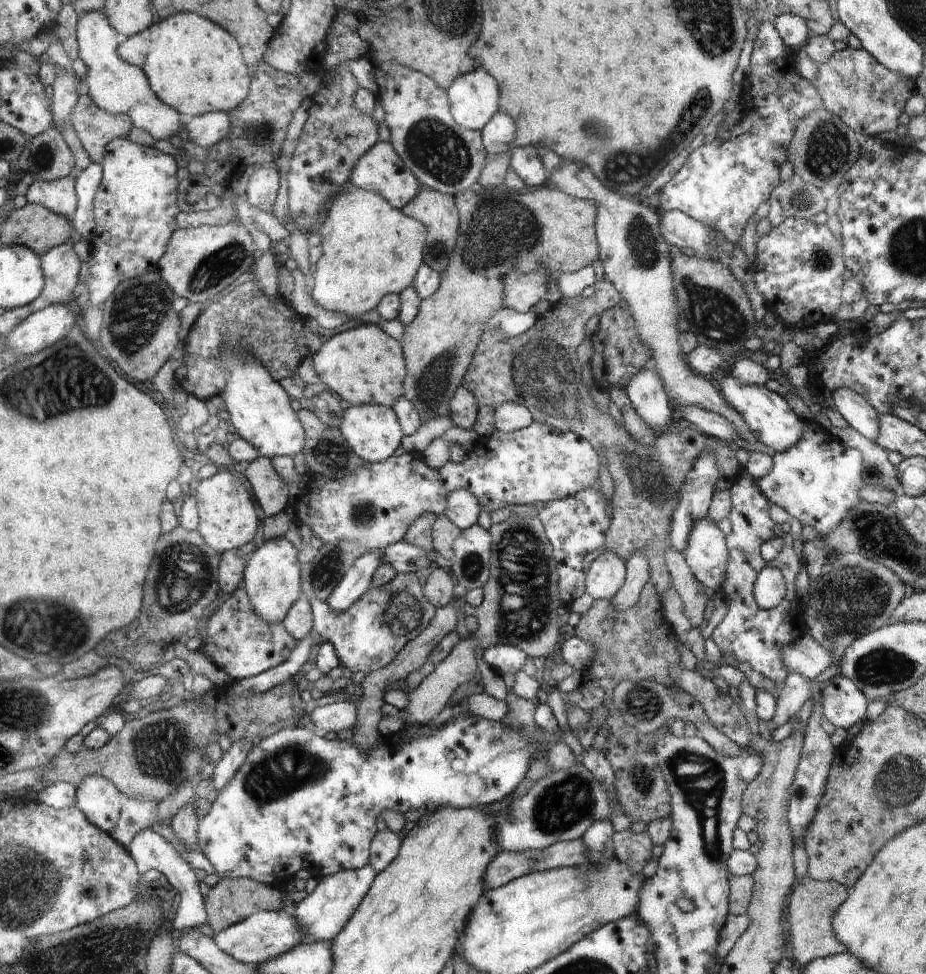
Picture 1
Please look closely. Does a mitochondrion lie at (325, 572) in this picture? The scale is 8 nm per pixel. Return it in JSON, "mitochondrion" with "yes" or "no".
{"mitochondrion":"yes"}

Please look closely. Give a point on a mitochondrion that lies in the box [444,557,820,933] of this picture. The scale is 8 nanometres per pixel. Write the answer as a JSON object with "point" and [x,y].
{"point":[700,780]}

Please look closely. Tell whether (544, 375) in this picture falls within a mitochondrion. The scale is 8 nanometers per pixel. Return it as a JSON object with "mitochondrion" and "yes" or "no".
{"mitochondrion":"yes"}

